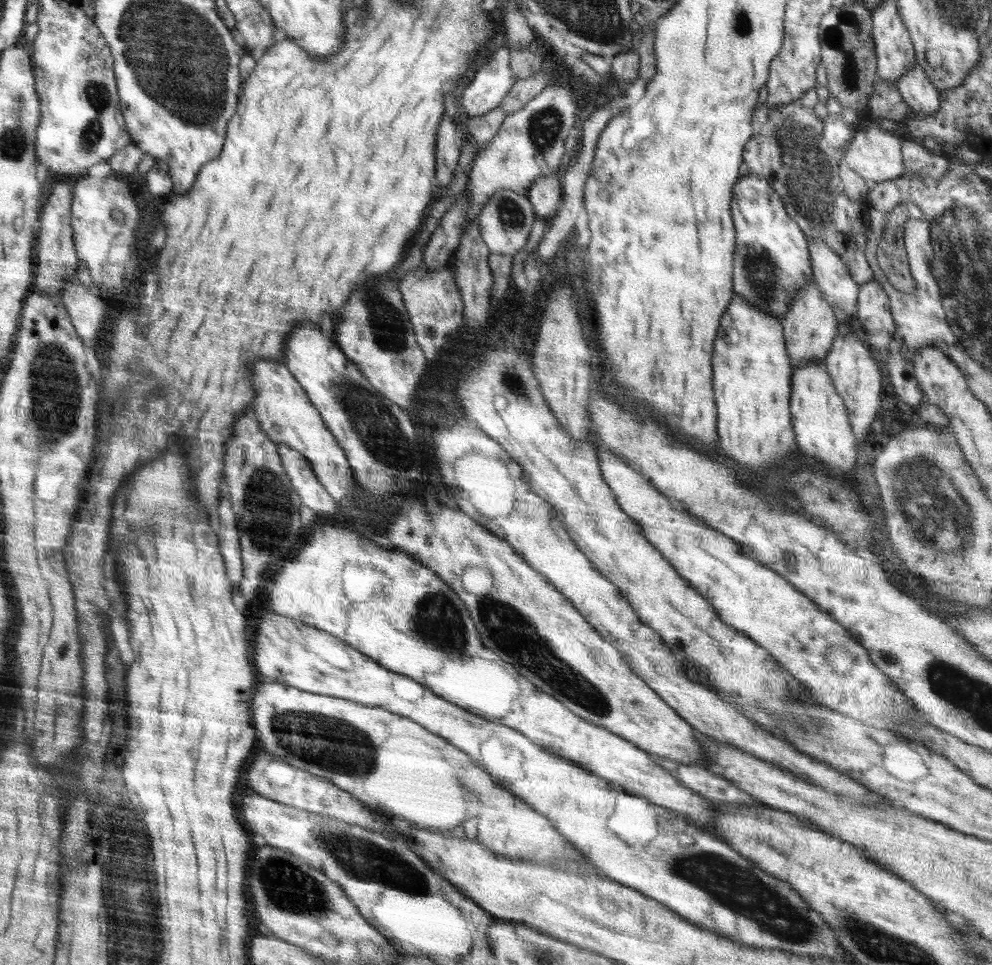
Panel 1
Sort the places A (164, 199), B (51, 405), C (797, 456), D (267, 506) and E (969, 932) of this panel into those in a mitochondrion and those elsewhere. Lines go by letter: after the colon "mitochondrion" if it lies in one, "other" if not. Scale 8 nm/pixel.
A: other
B: mitochondrion
C: other
D: mitochondrion
E: other

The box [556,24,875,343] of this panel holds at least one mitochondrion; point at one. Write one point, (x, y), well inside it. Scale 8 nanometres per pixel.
(804, 164)

